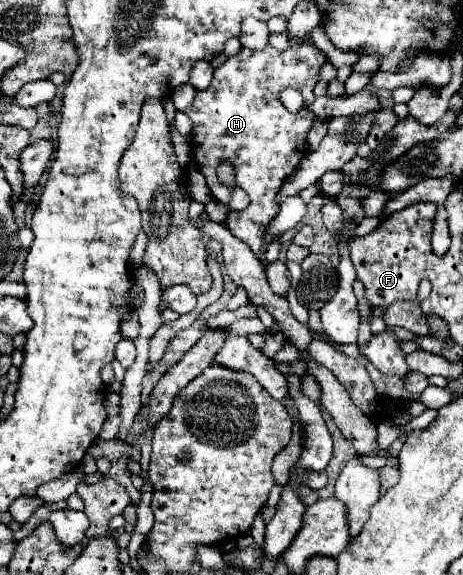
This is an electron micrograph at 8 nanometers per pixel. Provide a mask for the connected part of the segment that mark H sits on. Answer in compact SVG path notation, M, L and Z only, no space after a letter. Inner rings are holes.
M270 45L260 53L242 49L214 71L210 87L196 91L192 105L186 109L186 115L194 123L194 163L204 173L212 197L224 205L230 203L232 187L218 181L216 165L224 159L238 165L236 185L248 193L250 205L244 211L230 209L226 227L242 239L258 259L262 259L266 251L262 241L264 231L278 213L276 193L306 155L306 135L314 121L306 105L314 101L312 89L318 83L318 69L324 61L324 53L314 45L292 45L286 53L278 53ZM288 87L302 91L304 107L298 113L290 113L280 101L280 93Z

